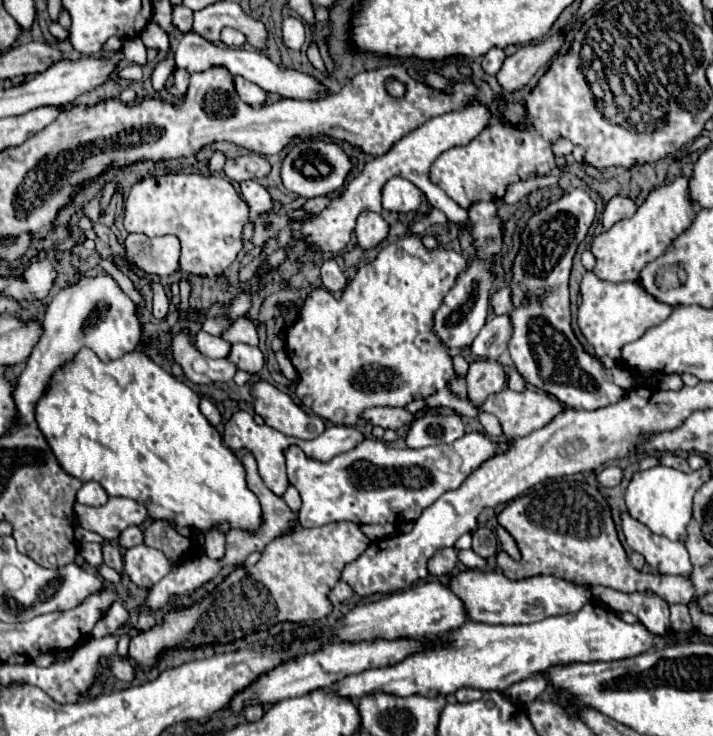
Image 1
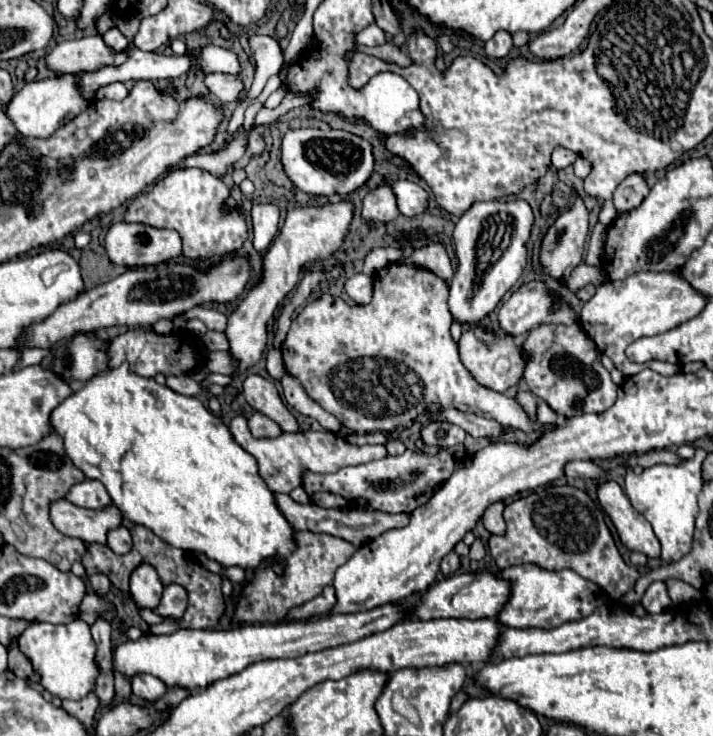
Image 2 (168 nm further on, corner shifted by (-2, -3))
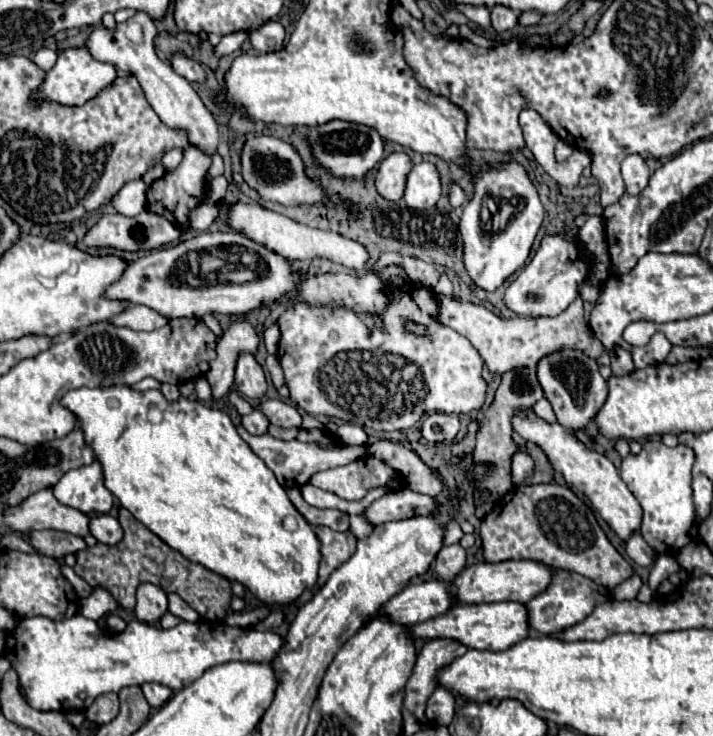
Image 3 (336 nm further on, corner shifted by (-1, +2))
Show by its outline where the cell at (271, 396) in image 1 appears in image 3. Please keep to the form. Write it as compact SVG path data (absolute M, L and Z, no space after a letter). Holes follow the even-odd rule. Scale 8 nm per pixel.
M240 354L236 360L236 388L246 398L262 398L266 392L264 370L252 354Z

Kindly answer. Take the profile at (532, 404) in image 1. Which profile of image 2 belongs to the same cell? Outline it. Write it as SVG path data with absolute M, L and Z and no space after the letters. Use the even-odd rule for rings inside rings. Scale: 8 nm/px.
M389 263L385 265L383 269L379 269L375 273L375 281L373 281L373 299L371 303L367 305L347 305L341 297L333 297L333 295L321 295L319 299L307 303L299 313L297 317L293 319L291 323L291 329L287 333L287 339L283 341L281 345L281 351L283 351L283 361L285 361L285 367L287 367L287 373L293 373L293 377L297 377L301 381L301 385L305 387L307 395L317 401L325 411L329 411L331 415L335 415L341 425L353 433L359 433L359 435L365 435L365 433L373 433L373 431L383 431L383 433L389 433L393 431L393 427L411 427L413 419L421 413L421 411L437 411L437 409L447 409L447 407L455 407L459 411L467 411L467 413L473 413L473 415L481 415L481 417L487 417L487 419L495 419L501 427L511 427L511 429L521 429L525 433L531 433L531 431L539 431L541 427L545 425L555 425L557 423L557 413L545 403L545 401L537 401L537 415L535 419L529 419L527 413L523 411L523 407L511 399L511 397L505 397L503 393L497 393L493 389L487 389L487 387L481 387L473 375L463 367L461 359L459 359L459 351L457 351L457 345L455 341L451 339L451 315L449 315L449 307L447 307L447 295L449 295L449 287L447 287L447 281L441 279L439 275L435 275L433 271L429 269L423 269L419 265L407 265L407 263Z

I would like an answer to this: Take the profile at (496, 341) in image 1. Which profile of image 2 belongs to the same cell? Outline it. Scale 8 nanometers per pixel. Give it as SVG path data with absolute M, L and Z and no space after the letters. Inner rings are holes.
M527 283L517 289L499 309L499 329L505 335L521 337L525 331L531 331L539 323L573 323L575 313L563 301L563 307L557 313L549 313L551 299L543 283Z

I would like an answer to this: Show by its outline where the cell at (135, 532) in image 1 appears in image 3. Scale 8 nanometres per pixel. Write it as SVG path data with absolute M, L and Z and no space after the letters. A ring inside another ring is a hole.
M110 514L92 516L88 528L90 528L90 534L92 534L98 542L108 544L108 546L120 542L120 538L124 536L124 532L122 532L122 528L120 528L120 522L118 522L114 516L110 516Z

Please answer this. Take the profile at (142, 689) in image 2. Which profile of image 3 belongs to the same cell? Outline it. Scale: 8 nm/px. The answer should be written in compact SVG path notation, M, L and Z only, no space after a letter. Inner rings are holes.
M156 682L144 684L142 692L144 692L144 696L146 696L146 700L150 702L152 708L160 708L172 696L172 690L168 690L168 686L160 686Z

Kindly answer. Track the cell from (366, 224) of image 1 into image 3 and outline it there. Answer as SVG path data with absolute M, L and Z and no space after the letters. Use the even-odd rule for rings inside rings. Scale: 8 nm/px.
M392 152L388 154L378 168L378 176L376 176L376 190L396 202L402 198L404 194L404 186L406 186L406 178L412 170L412 160L406 152Z

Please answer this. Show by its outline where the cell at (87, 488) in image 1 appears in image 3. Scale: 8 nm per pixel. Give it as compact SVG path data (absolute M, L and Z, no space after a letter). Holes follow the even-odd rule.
M94 460L88 466L68 470L58 480L58 484L52 486L52 492L60 504L76 508L84 514L106 514L114 506L114 496L104 486L102 466L98 460Z

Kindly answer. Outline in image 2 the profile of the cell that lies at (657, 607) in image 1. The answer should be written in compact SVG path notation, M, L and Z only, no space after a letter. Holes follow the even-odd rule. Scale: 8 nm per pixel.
M653 581L653 583L645 589L645 593L643 593L643 597L641 597L641 605L643 605L643 609L645 609L649 615L659 615L659 613L667 611L673 603L671 603L671 599L669 599L669 595L667 595L665 583L663 583L663 581Z

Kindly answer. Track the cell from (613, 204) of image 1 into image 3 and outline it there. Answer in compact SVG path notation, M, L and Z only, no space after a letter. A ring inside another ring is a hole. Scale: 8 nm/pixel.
M638 154L626 156L626 160L622 162L622 176L624 176L626 192L628 194L640 194L644 190L644 186L648 184L648 178L650 178L650 170L648 170L646 160Z

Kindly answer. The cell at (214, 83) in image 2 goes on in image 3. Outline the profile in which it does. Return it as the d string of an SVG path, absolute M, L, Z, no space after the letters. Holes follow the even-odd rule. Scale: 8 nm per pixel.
M172 56L170 58L170 66L176 74L184 76L186 80L190 82L206 82L206 72L204 68L192 60L192 58L186 58L186 56Z

